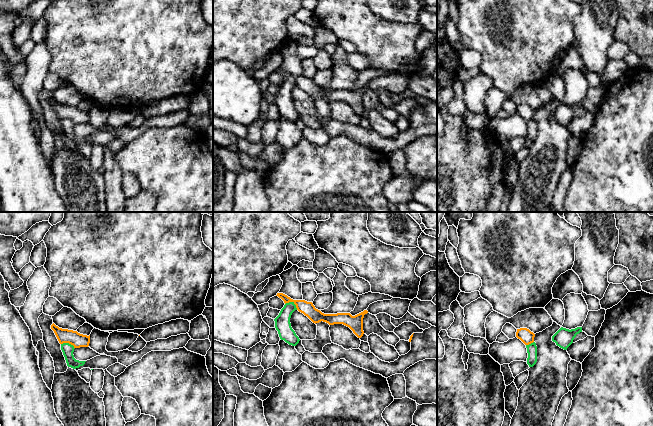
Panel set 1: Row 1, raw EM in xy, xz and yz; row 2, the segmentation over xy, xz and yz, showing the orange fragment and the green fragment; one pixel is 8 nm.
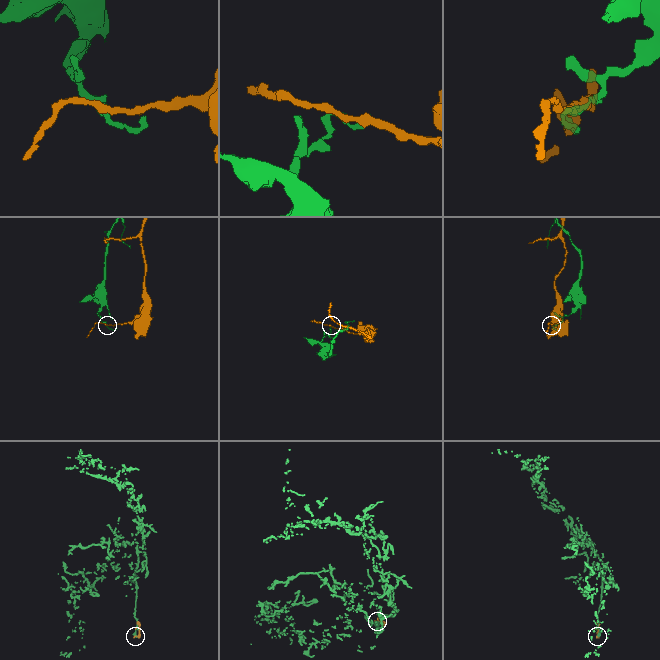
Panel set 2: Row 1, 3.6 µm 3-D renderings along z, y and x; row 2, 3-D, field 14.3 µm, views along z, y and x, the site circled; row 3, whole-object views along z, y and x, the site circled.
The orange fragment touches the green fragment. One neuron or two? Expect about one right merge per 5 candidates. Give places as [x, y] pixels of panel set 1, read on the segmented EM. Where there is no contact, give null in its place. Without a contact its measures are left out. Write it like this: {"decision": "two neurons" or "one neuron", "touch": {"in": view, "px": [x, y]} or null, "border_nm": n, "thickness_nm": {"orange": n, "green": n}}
{"decision": "two neurons", "touch": {"in": "xz", "px": [292, 301]}, "border_nm": 120, "thickness_nm": {"orange": 110, "green": 130}}

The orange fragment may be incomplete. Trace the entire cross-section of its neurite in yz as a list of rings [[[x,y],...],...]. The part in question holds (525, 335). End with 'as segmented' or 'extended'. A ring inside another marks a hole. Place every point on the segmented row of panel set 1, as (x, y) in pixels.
[[[527,328],[517,329],[516,337],[520,339],[525,345],[529,345],[534,342],[535,334]]]; as segmented

